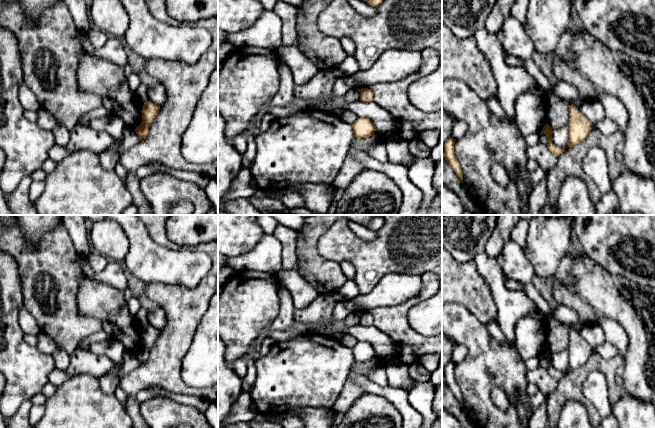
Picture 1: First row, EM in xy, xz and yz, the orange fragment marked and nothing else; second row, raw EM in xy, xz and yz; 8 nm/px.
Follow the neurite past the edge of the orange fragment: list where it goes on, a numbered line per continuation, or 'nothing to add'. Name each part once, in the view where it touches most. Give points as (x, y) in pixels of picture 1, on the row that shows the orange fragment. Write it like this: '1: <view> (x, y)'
nothing to add

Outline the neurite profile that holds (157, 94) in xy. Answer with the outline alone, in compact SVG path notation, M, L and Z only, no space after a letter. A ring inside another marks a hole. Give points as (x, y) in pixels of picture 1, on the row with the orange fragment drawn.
M159 83L153 86L150 86L148 91L149 101L162 105L166 101L166 90L165 87Z

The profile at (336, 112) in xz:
M318 105L317 109L322 111L322 112L332 114L332 115L335 115L335 116L339 116L344 111L344 109L342 109L342 108L329 109L329 108L327 108L327 107L323 106L323 105Z

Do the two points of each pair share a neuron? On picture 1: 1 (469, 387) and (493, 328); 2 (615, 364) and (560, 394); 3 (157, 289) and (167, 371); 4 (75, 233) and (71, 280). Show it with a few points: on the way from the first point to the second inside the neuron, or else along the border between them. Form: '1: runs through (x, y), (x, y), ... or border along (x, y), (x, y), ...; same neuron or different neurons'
1: border along (486, 326), (489, 333), (502, 345); different neurons
2: runs through (601, 365), (590, 365), (574, 380); same neuron
3: runs through (173, 309), (173, 343), (168, 351); same neuron
4: border along (63, 225), (79, 255); different neurons

